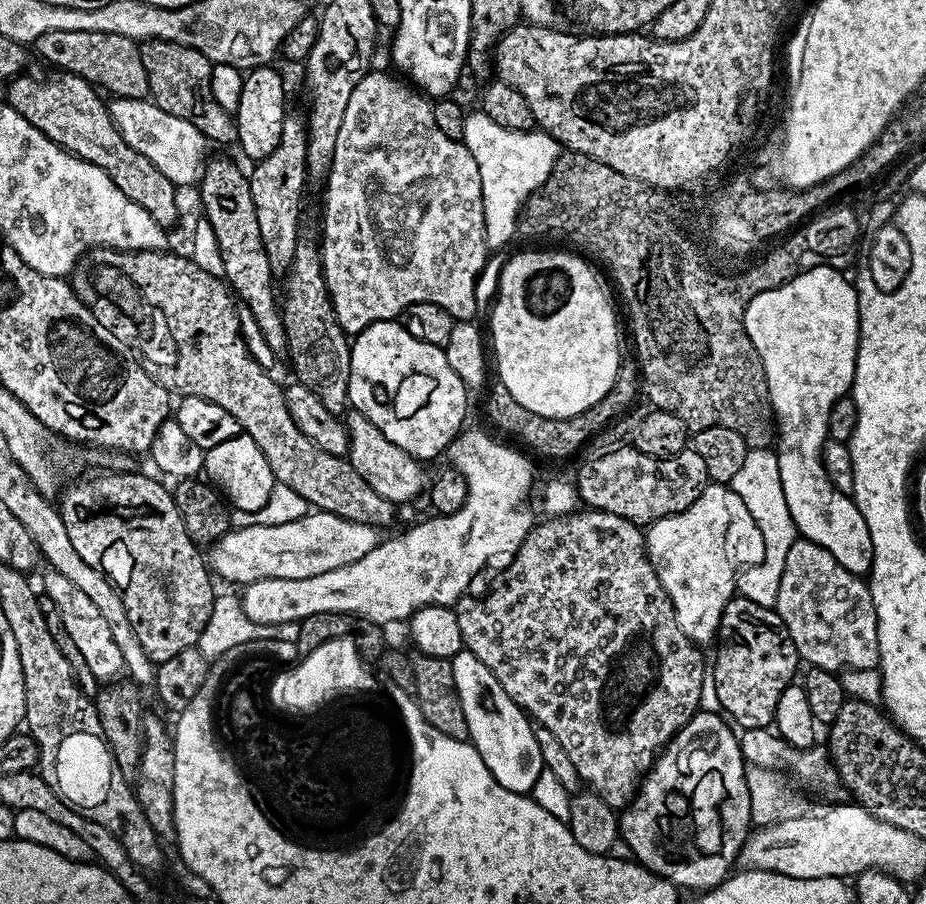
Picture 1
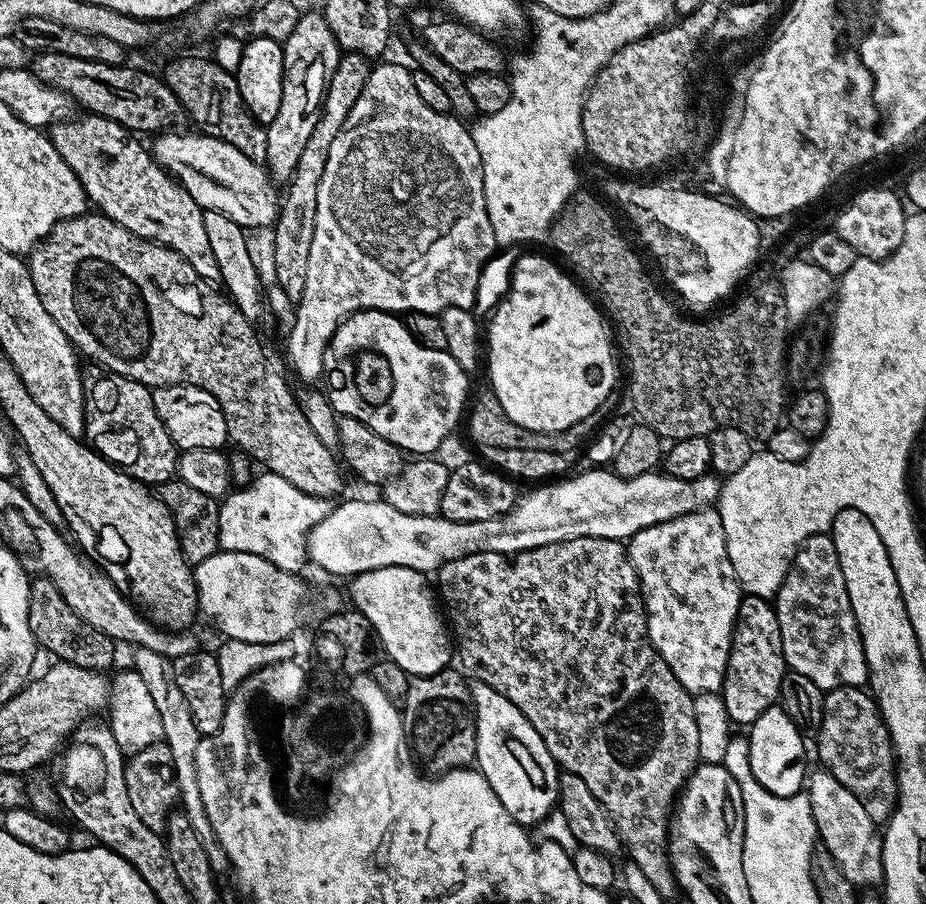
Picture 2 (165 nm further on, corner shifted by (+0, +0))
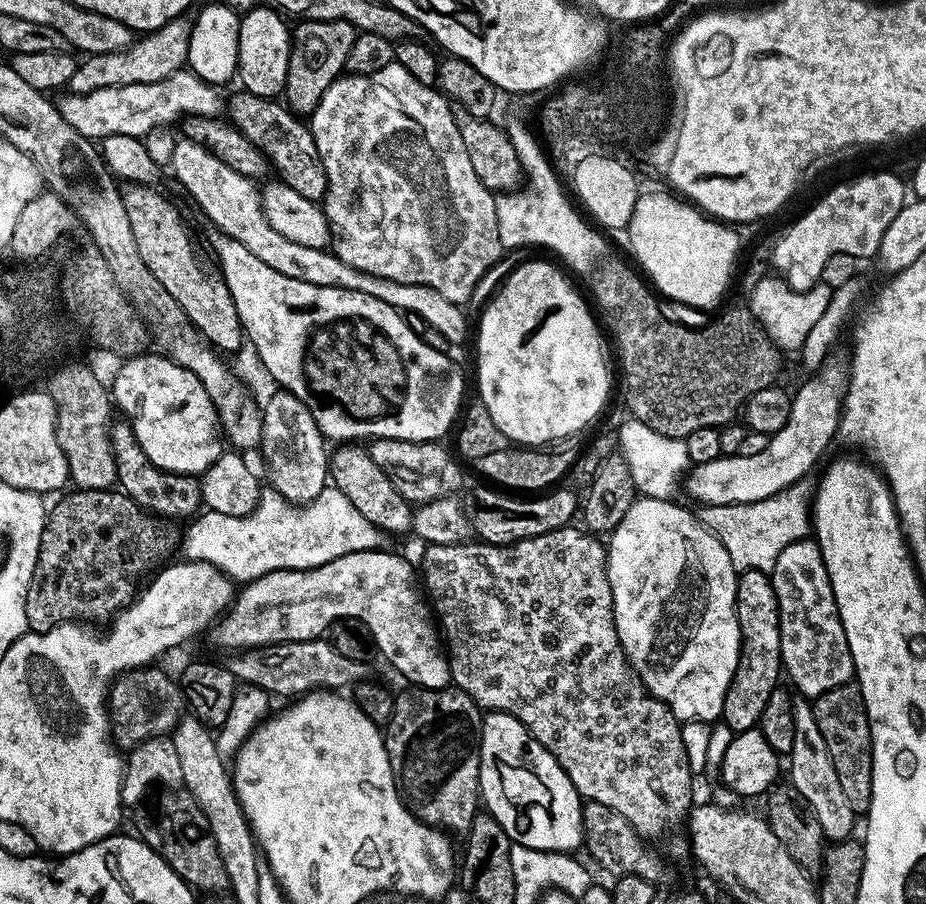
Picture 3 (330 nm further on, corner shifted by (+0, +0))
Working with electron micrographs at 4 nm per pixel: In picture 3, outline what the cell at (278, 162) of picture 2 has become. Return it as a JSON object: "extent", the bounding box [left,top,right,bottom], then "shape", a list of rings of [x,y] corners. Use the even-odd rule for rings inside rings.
{"extent":[282,20,357,118],"shape":[[[300,20],[297,25],[291,29],[290,66],[286,70],[282,96],[287,107],[308,118],[318,102],[322,102],[322,94],[326,94],[329,86],[345,71],[344,63],[350,54],[350,46],[354,46],[357,30],[345,20]]]}

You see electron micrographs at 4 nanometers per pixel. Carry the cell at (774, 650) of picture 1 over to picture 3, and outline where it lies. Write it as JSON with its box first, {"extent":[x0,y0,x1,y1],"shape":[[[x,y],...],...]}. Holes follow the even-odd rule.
{"extent":[722,568,782,733],"shape":[[[746,568],[737,575],[736,617],[740,627],[740,657],[734,670],[734,678],[726,690],[722,717],[722,723],[730,726],[733,733],[745,732],[759,725],[766,701],[782,680],[780,611],[769,573]]]}

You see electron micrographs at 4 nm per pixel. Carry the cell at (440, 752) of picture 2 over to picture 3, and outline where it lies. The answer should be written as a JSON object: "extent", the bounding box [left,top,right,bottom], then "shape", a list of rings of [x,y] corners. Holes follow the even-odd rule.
{"extent":[383,686,482,833],"shape":[[[408,686],[404,693],[396,696],[396,705],[394,714],[390,722],[383,729],[384,745],[386,754],[390,758],[392,773],[396,779],[396,789],[400,792],[400,799],[411,812],[413,812],[423,824],[430,825],[431,828],[438,828],[445,833],[452,832],[467,833],[468,827],[472,825],[473,818],[476,817],[478,805],[481,803],[480,798],[480,730],[482,727],[482,709],[480,705],[475,704],[461,688],[449,686],[447,688],[422,688],[419,686]]]}

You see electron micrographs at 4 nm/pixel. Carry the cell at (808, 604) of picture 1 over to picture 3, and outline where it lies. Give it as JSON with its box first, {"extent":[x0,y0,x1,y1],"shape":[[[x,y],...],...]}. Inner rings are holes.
{"extent":[770,539,856,698],"shape":[[[815,539],[787,544],[778,554],[770,575],[780,611],[780,663],[787,679],[792,679],[791,687],[801,697],[815,698],[826,690],[834,690],[834,686],[849,683],[855,677],[856,667]]]}

